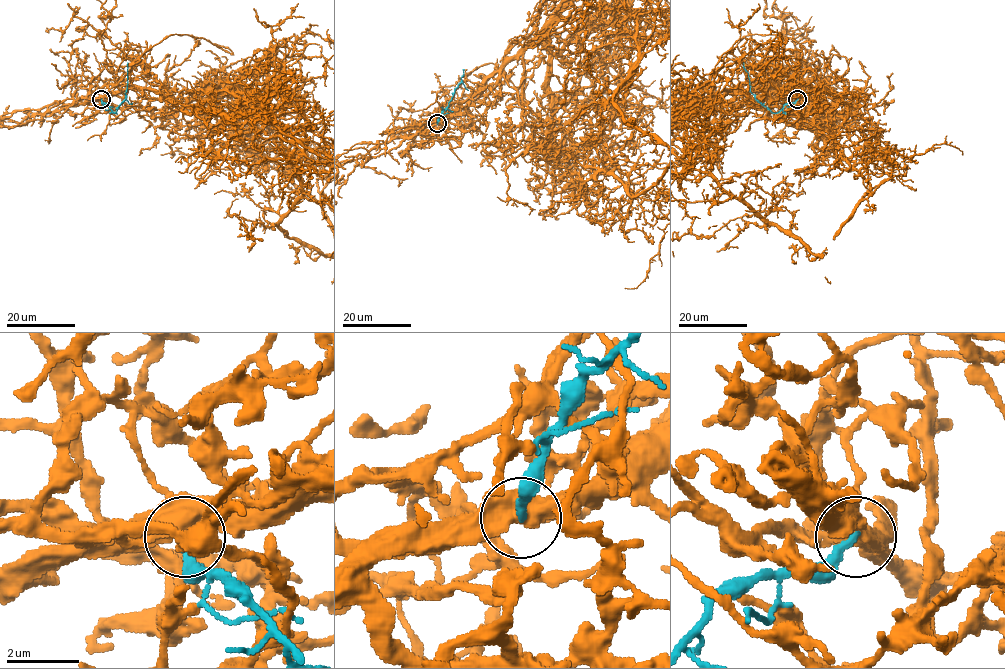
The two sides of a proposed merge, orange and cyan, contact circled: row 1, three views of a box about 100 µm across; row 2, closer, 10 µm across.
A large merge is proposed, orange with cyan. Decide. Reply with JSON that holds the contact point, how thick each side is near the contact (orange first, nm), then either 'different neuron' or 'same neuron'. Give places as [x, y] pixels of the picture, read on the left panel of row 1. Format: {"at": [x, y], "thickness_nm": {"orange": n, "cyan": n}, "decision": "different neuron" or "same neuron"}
{"at": [101, 99], "thickness_nm": {"orange": 500, "cyan": 240}, "decision": "different neuron"}

